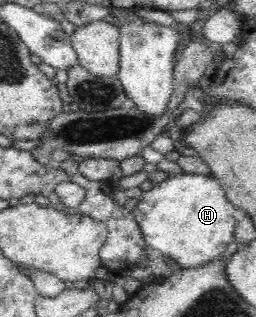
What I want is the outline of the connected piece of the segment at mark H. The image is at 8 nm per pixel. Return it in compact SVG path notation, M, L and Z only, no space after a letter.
M173 175L144 191L132 212L146 243L182 268L200 267L218 258L233 241L233 229L237 225L233 217L235 207L212 175Z

